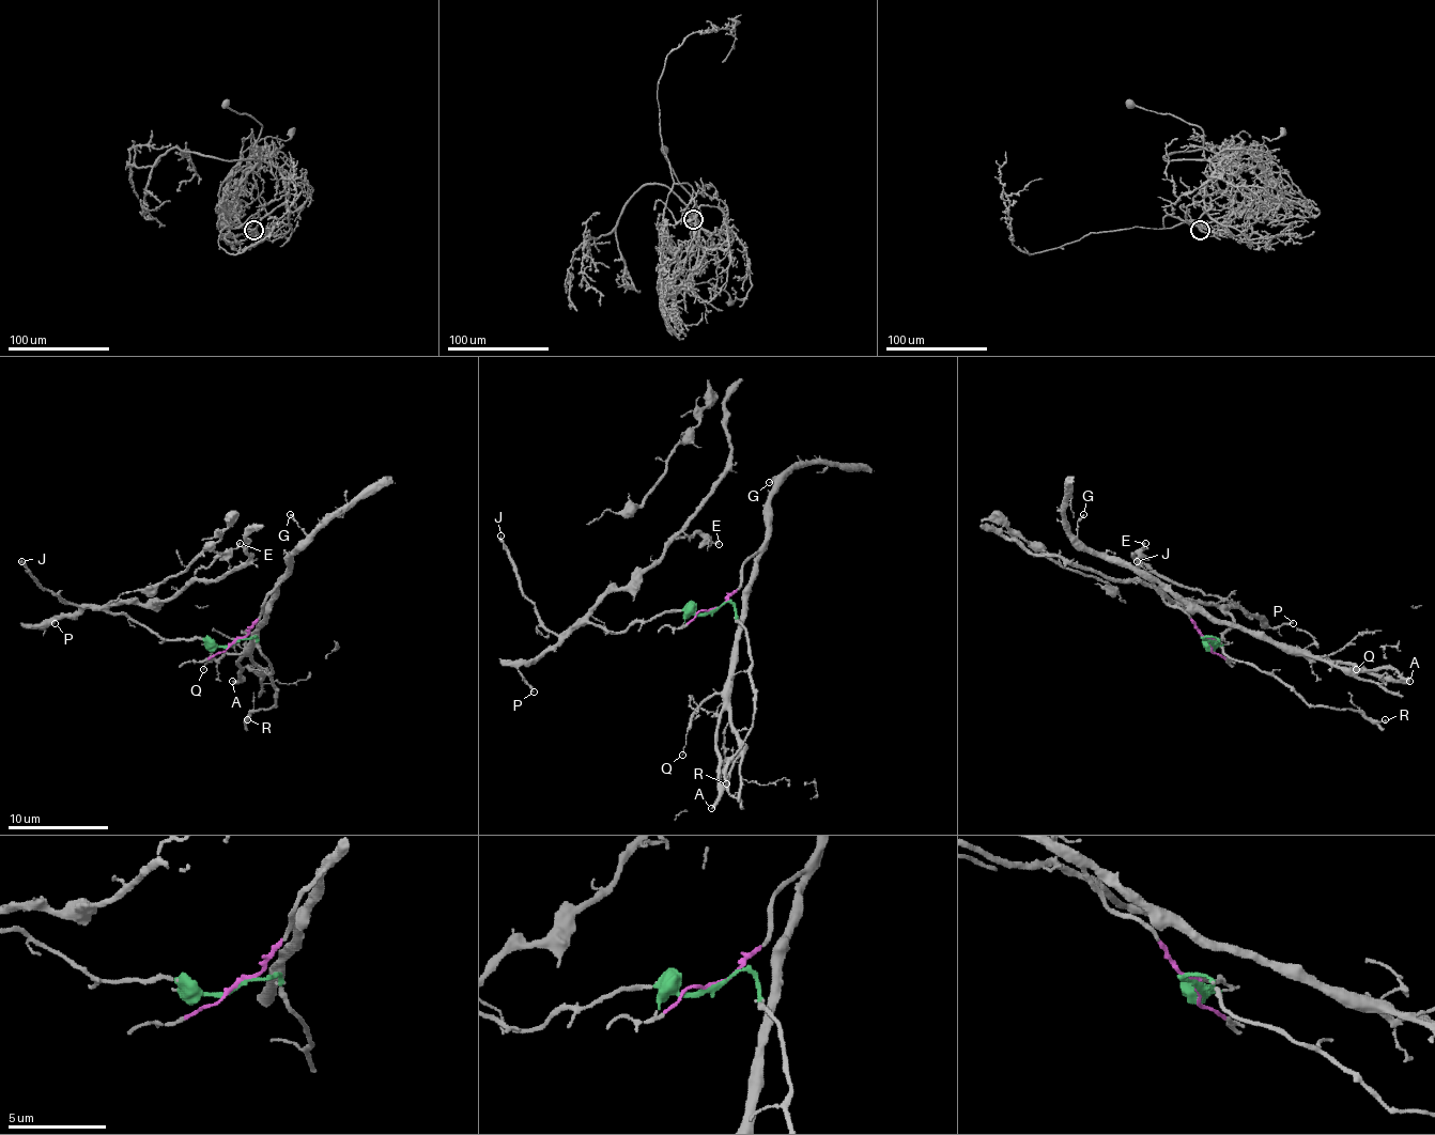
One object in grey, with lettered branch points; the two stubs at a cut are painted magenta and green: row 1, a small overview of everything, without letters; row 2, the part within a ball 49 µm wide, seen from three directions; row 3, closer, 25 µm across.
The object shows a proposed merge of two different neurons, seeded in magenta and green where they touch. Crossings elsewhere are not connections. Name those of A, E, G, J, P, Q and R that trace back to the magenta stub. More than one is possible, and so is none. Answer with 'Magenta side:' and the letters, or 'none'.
Magenta side: A, G, Q

